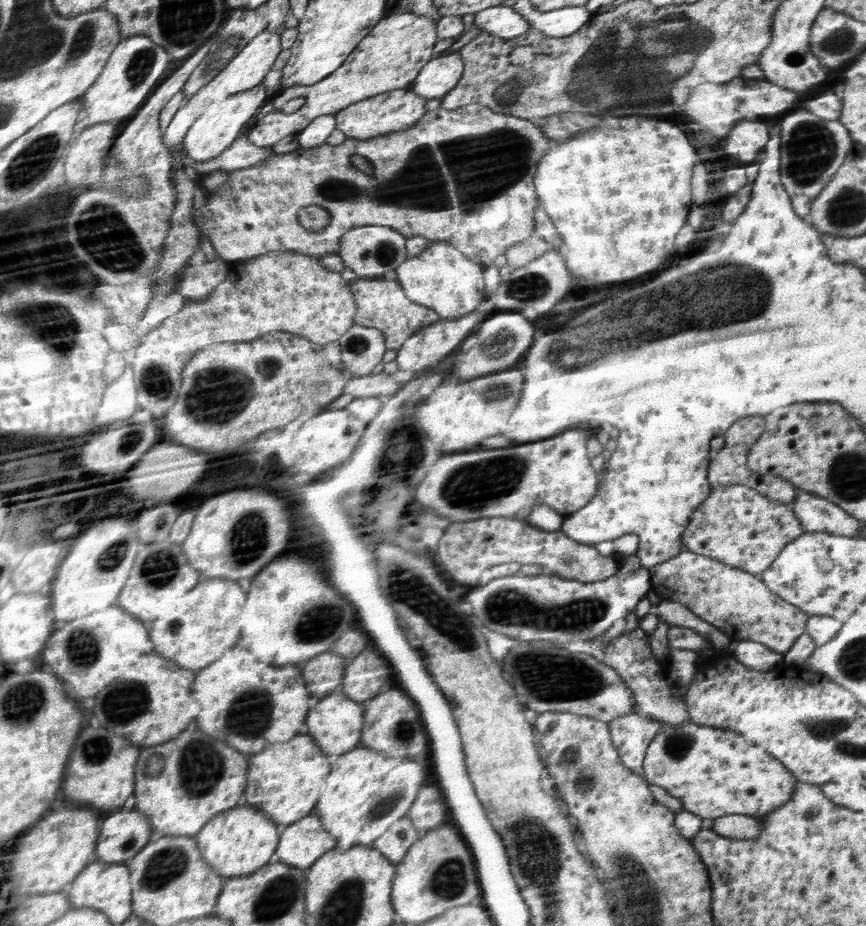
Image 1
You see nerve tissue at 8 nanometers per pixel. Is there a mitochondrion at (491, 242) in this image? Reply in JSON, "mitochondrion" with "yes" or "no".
{"mitochondrion":"no"}

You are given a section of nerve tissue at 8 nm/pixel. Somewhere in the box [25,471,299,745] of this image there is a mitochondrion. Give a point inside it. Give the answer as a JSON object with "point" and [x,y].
{"point":[249,715]}

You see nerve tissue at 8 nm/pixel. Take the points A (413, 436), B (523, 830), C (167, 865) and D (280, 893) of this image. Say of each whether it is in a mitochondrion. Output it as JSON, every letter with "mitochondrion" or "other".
{"A":"other","B":"mitochondrion","C":"mitochondrion","D":"mitochondrion"}

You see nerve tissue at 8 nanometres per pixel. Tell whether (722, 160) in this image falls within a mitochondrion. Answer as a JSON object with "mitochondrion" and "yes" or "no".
{"mitochondrion":"no"}

